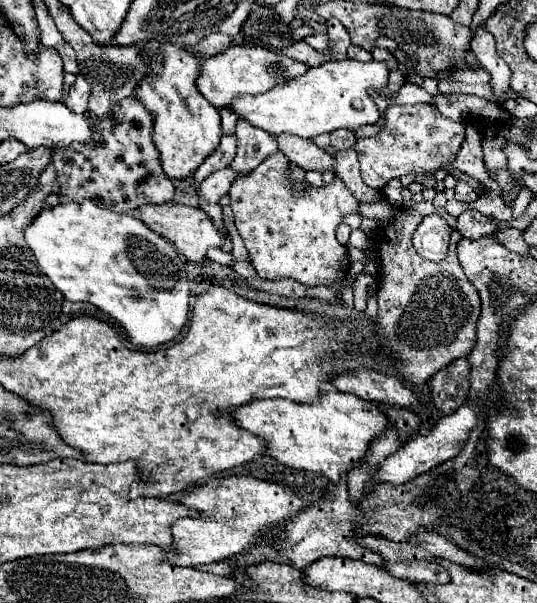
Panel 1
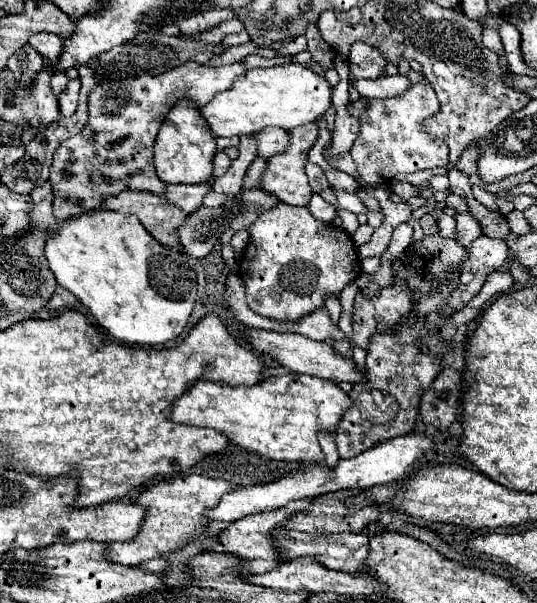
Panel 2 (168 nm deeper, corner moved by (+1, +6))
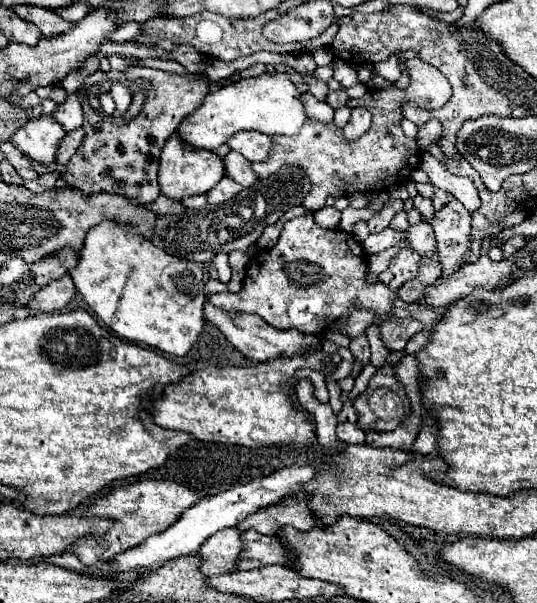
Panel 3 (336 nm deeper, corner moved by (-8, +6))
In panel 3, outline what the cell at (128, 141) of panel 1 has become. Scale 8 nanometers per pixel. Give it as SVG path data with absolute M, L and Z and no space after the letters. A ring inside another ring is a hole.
M132 67L126 71L110 71L106 73L106 87L102 87L102 71L92 73L90 77L84 79L84 83L78 89L80 103L84 107L84 139L80 149L70 157L68 161L68 171L62 175L62 179L82 191L86 197L108 191L116 195L128 197L132 203L152 203L160 195L160 185L158 185L158 163L160 163L160 151L166 143L166 139L178 129L178 125L188 117L192 111L200 107L200 103L206 99L210 93L210 79L206 75L176 75L168 71L158 71L158 69L148 69L148 67ZM116 87L122 89L118 95L122 105L114 101L112 91Z

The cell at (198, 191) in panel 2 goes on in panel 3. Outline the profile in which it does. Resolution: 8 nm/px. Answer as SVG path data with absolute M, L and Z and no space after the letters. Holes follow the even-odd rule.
M160 195L152 205L148 203L146 207L152 209L154 213L158 213L158 215L176 215L176 213L184 213L186 211L182 201L176 201L172 197L164 197L164 195Z

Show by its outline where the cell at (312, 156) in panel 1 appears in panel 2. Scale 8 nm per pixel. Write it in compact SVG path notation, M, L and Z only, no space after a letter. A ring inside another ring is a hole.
M267 127L259 133L253 135L257 139L257 157L267 159L273 157L275 153L281 153L287 147L287 131Z

